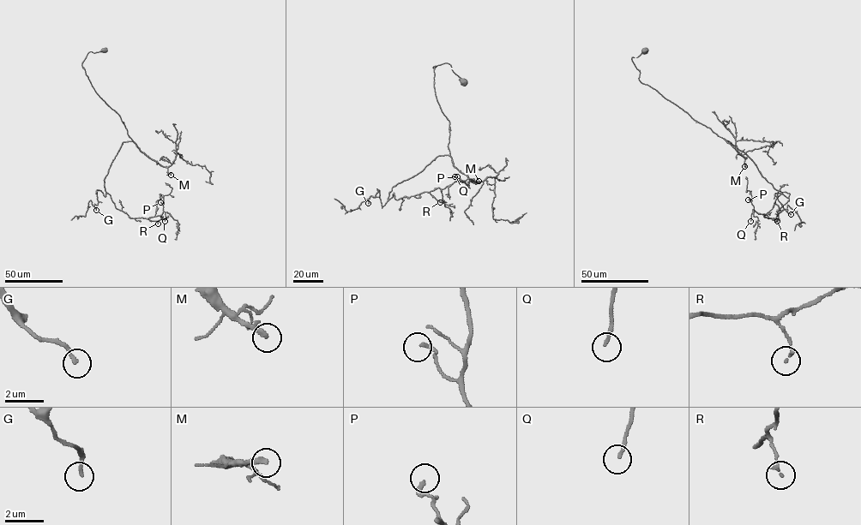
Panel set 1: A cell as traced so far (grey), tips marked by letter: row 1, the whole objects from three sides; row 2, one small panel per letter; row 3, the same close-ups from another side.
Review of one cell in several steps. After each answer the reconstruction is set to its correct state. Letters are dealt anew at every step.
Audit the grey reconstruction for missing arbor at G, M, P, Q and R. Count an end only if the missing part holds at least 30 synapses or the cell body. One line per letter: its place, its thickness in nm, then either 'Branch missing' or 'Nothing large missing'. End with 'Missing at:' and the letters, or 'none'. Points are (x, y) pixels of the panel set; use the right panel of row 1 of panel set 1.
G: Place: (791, 214). Thickness 180 nm. Branch missing
M: Place: (744, 166). Thickness 220 nm. Branch missing
P: Place: (748, 199). Thickness 180 nm. Nothing large missing
Q: Place: (750, 221). Thickness 160 nm. Nothing large missing
R: Place: (777, 221). Thickness 150 nm. Nothing large missing
Missing at: G, M

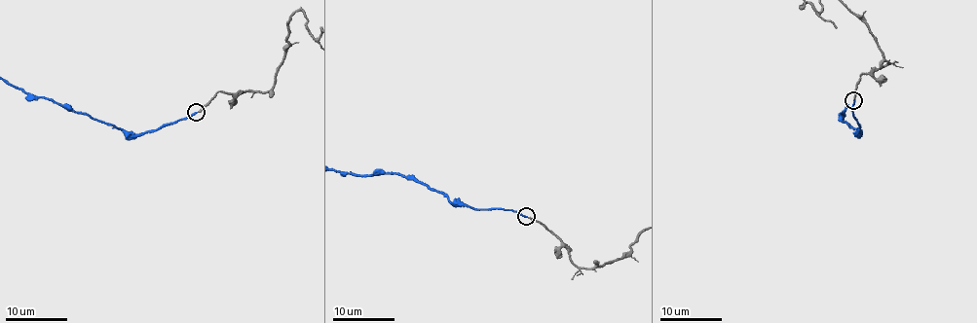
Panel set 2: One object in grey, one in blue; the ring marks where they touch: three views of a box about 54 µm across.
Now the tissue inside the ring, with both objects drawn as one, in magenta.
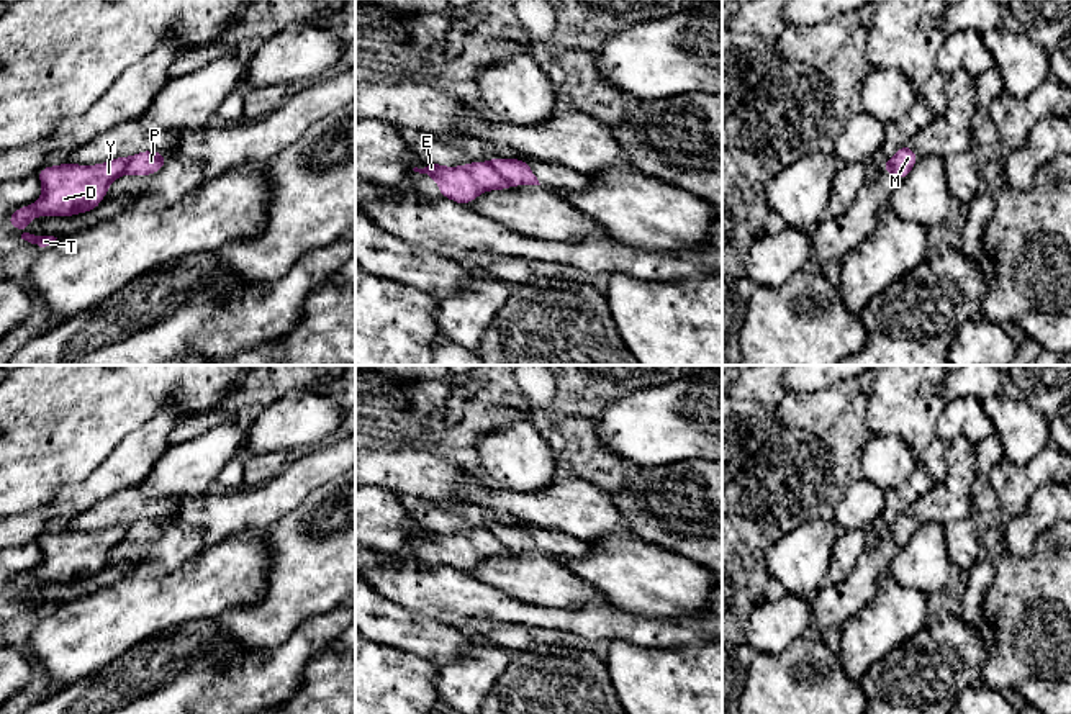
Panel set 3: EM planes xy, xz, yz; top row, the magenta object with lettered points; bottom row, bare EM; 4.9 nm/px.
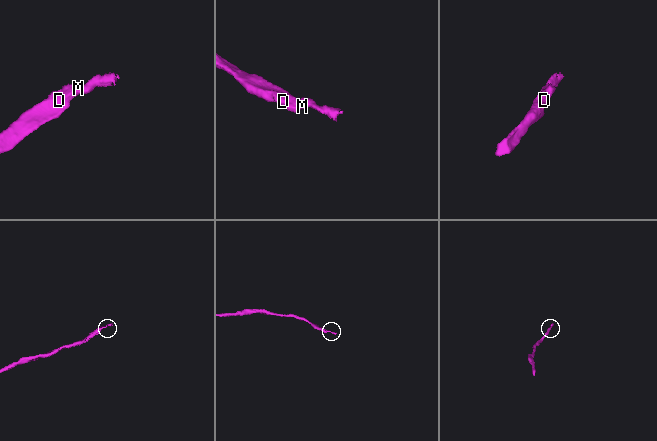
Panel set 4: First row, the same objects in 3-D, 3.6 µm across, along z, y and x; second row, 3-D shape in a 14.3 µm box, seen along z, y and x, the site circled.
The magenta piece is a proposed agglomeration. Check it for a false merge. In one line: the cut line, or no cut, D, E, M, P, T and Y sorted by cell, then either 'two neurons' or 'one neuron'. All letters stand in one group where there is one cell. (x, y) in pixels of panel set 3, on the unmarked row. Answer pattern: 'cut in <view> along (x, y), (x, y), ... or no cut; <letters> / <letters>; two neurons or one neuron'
cut in xz along (487, 529), (510, 551); D E M T Y / P; two neurons

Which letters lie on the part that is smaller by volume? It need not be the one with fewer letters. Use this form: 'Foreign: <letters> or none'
Foreign: P

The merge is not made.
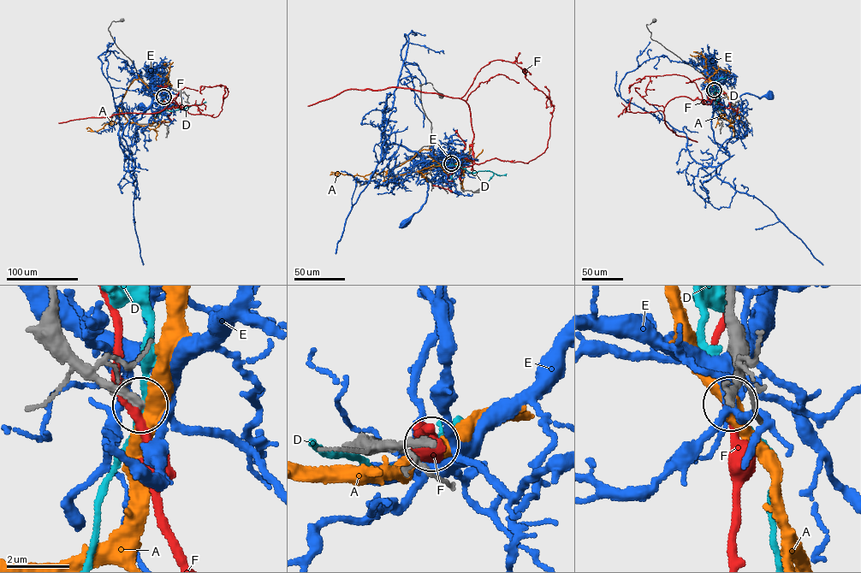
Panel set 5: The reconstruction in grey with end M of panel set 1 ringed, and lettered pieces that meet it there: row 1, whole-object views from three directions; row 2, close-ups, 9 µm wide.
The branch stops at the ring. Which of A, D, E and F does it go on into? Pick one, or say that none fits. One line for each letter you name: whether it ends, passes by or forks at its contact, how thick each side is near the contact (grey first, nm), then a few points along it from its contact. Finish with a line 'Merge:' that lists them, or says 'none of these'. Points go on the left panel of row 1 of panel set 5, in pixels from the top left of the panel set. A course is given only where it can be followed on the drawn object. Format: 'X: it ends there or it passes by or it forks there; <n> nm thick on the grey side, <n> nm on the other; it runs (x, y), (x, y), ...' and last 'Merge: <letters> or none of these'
Merge: none of these

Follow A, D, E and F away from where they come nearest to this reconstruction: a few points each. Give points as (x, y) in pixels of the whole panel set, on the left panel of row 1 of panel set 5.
A: (163, 97), (159, 101), (139, 79), (121, 102), (130, 122), (145, 126), (162, 121), (155, 129)
D: (163, 97), (163, 109), (171, 111), (205, 102)
E: (163, 97), (157, 93), (144, 111), (152, 103), (148, 108), (141, 106)
F: (163, 97), (170, 106), (183, 109), (171, 99), (166, 107), (157, 112), (118, 114), (58, 123)

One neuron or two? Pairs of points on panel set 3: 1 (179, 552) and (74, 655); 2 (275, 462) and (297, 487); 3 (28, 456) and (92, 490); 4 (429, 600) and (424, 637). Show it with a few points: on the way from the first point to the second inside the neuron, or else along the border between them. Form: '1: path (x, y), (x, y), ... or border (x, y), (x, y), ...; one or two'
1: border (200, 551), (172, 569), (156, 562), (140, 565); two
2: border (293, 460), (267, 482), (248, 488); two
3: border (107, 457), (84, 479), (64, 483), (45, 503); two
4: border (392, 601), (421, 616), (452, 626); two

